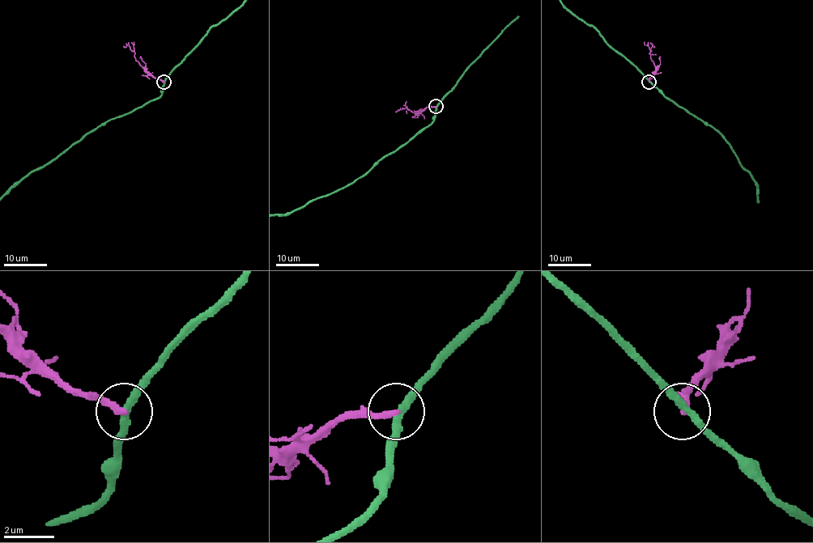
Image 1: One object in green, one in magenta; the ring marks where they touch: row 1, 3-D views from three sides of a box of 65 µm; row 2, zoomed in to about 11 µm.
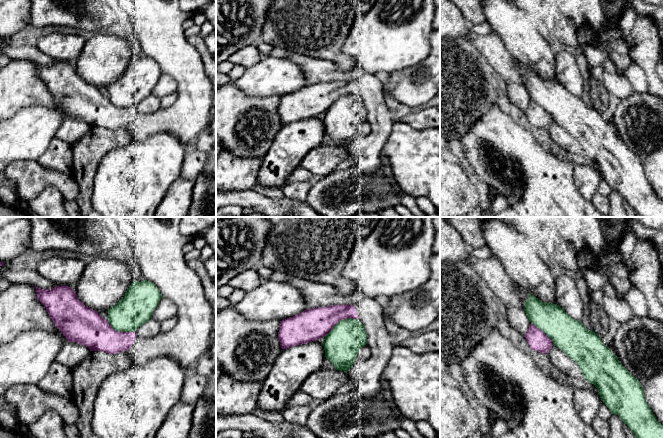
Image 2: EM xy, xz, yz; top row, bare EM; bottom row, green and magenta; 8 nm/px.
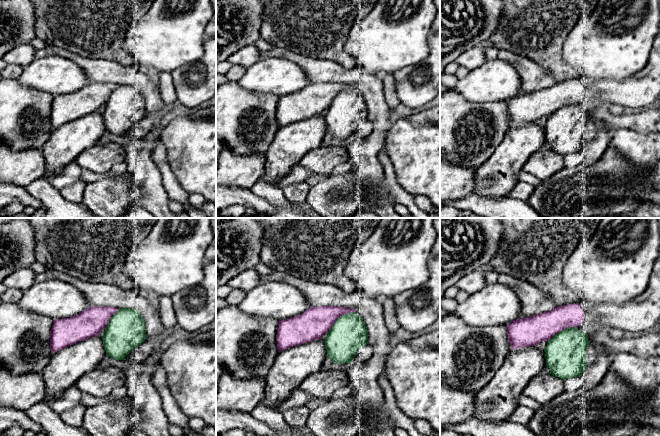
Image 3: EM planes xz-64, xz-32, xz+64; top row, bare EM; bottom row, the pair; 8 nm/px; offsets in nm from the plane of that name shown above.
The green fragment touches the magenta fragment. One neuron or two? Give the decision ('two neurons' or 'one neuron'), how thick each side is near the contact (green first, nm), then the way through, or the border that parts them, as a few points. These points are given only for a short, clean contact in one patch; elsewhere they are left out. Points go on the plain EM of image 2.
two neurons; calibres 280 and 260 nm; border xz (356, 94), (341, 95), (325, 112)

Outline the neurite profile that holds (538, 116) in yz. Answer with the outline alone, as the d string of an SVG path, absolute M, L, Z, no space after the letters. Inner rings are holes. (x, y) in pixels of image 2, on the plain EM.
M530 100L529 105L525 111L530 125L541 129L548 129L553 122L552 116L534 100Z

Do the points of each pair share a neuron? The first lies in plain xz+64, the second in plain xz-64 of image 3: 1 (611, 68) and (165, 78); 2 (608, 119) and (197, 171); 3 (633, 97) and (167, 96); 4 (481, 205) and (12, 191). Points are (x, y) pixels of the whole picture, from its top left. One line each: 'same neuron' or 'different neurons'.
1: different neurons
2: different neurons
3: different neurons
4: same neuron

